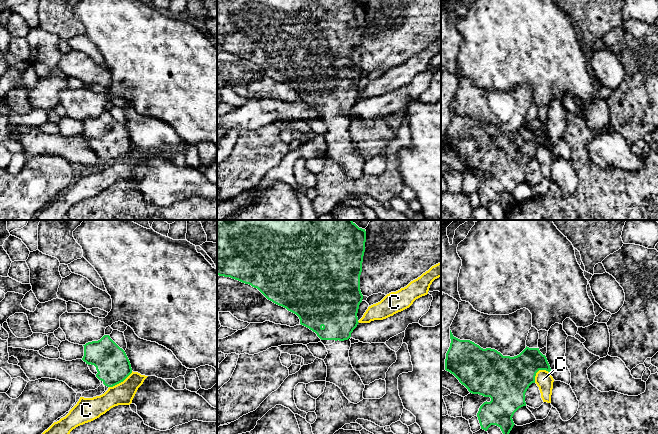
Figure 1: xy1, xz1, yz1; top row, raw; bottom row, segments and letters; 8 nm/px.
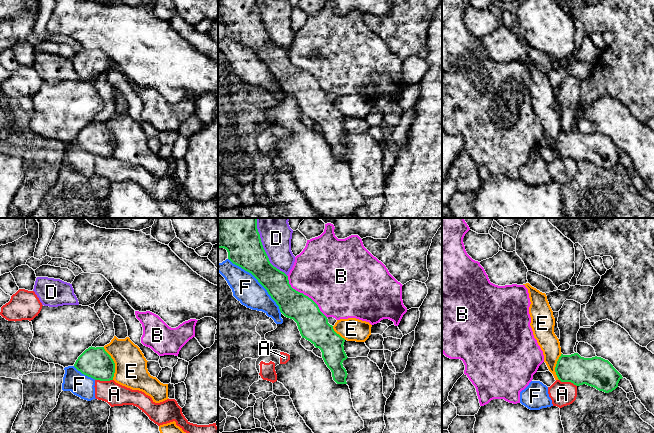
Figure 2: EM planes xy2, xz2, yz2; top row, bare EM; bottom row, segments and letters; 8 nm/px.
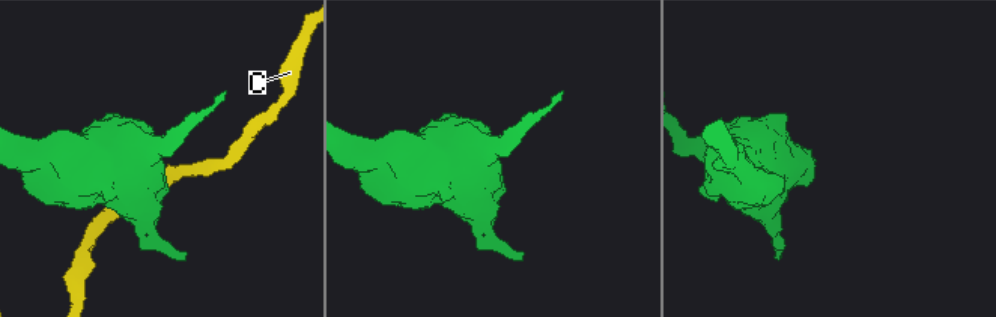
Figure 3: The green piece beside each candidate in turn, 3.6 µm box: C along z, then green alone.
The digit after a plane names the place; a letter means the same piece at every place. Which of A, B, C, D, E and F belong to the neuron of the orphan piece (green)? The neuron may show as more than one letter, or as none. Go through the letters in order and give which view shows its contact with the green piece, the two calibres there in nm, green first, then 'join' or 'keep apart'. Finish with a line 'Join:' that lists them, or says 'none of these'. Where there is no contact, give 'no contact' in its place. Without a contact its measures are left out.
A: meets green in xy2; 240 nm thick on the green side, 180 nm on the other; keep apart
B: meets green in xz2; 240 nm thick on the green side, 500 nm on the other; keep apart
C: meets green in xy1; 280 nm thick on the green side, 180 nm on the other; keep apart
D: meets green in xz2; 280 nm thick on the green side, 240 nm on the other; keep apart
E: meets green in xy2; 240 nm thick on the green side, 260 nm on the other; keep apart
F: meets green in xz2; 260 nm thick on the green side, 220 nm on the other; keep apart
Join: none of these

